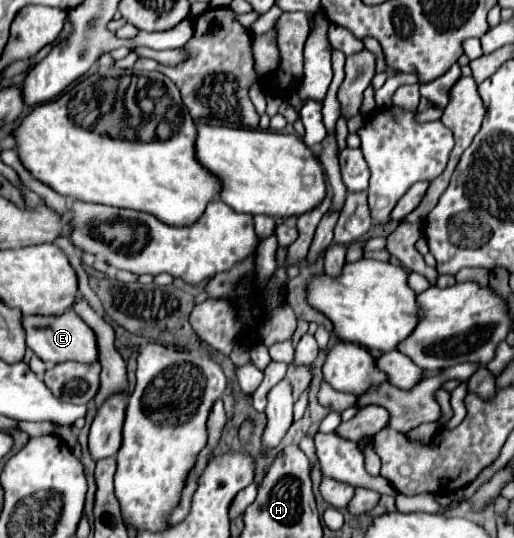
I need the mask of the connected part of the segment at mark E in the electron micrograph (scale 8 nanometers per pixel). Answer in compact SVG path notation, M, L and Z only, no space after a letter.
M73 309L69 313L63 313L61 317L23 317L23 327L27 333L27 347L31 347L33 353L45 363L77 361L91 365L99 361L97 337L93 329L85 321L81 321L81 317L77 317Z

